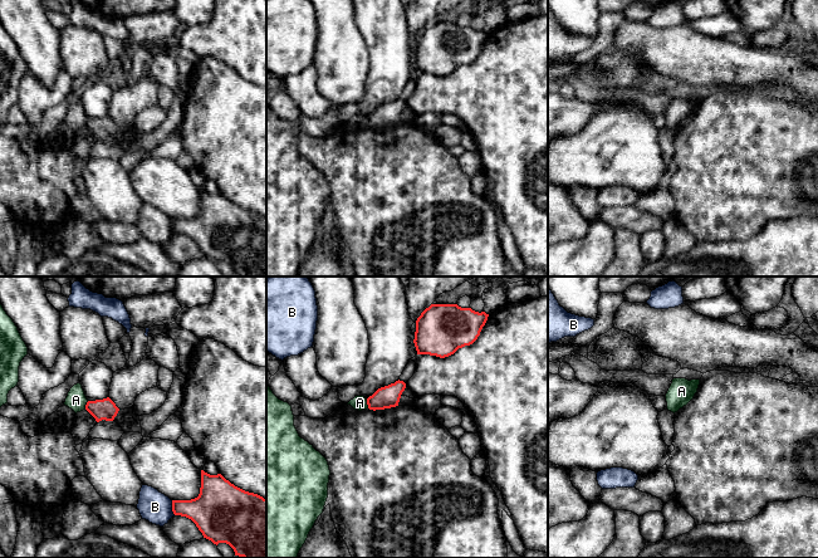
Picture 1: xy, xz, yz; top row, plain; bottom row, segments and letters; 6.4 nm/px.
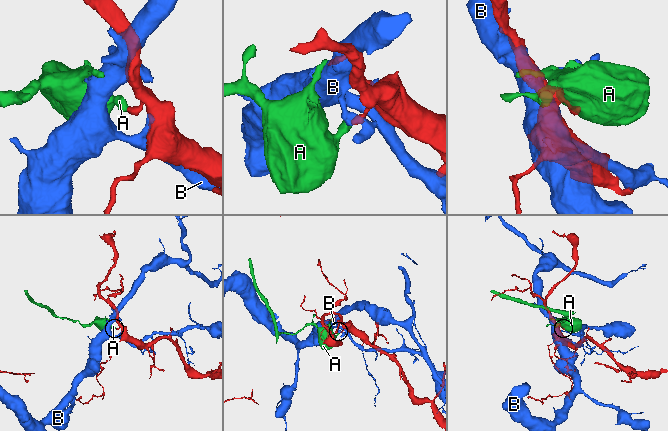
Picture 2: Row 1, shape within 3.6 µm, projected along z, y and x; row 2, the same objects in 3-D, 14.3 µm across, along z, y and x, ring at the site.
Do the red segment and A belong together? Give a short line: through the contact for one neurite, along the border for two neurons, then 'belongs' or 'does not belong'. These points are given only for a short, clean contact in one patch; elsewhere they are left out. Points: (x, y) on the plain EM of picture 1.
line xz (366, 117), (368, 126); does not belong

